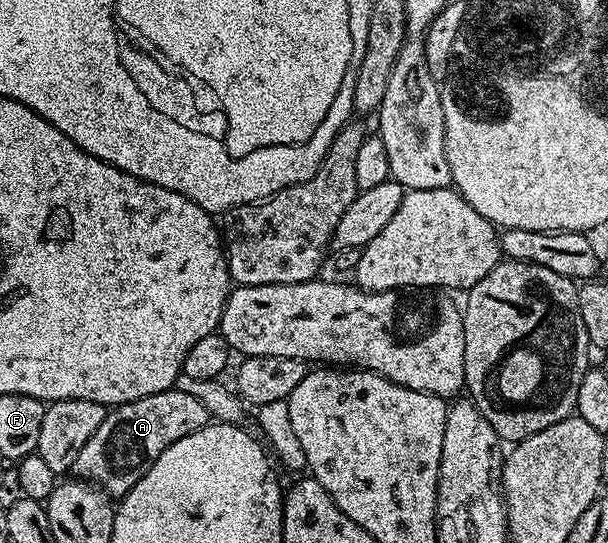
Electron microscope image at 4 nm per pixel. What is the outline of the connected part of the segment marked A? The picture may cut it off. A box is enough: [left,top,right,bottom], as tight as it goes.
[75,390,211,498]

